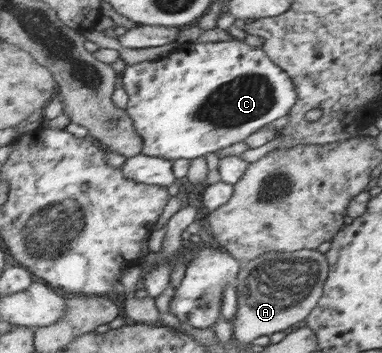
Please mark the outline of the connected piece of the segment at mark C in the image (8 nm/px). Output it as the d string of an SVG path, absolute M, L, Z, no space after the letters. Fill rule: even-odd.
M230 40L226 42L198 42L190 44L190 47L182 52L173 52L164 58L142 61L136 64L127 65L121 73L122 87L127 90L129 101L127 104L127 113L131 115L135 122L138 134L144 139L143 152L146 155L165 158L170 161L179 158L188 158L190 160L204 157L204 154L210 152L216 153L222 148L234 146L236 142L245 142L248 137L258 132L266 124L278 121L279 118L286 117L295 108L299 101L299 91L296 89L294 79L287 73L283 67L278 66L268 55L268 51L263 48L255 48L245 44L242 40Z

